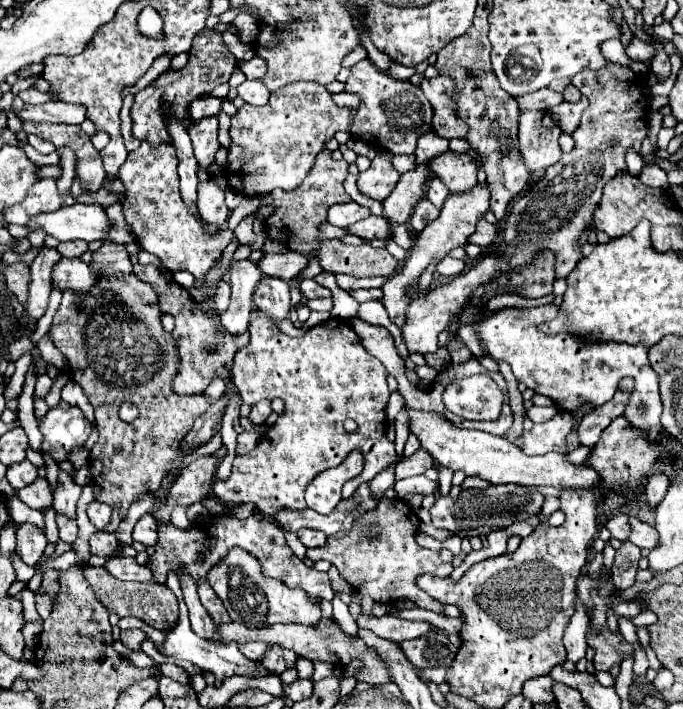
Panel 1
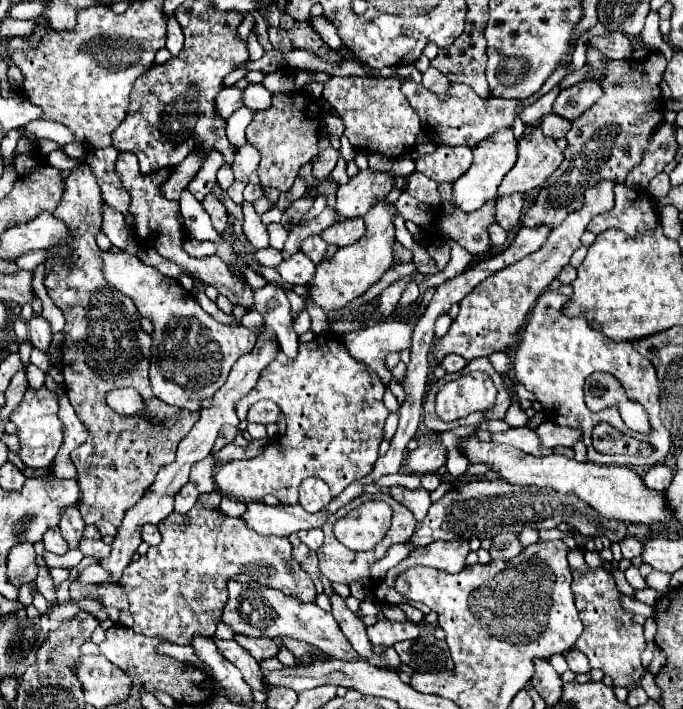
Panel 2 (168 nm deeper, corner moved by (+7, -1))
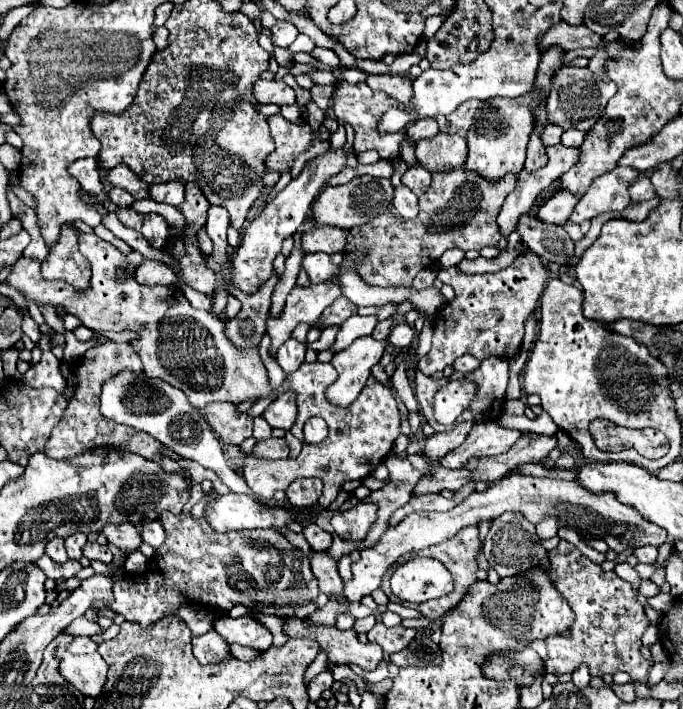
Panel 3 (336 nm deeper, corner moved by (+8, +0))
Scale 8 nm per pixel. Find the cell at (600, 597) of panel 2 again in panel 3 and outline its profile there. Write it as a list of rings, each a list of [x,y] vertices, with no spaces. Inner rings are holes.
[[[560,540],[560,544],[548,552],[548,560],[552,584],[566,598],[576,620],[568,628],[568,634],[552,634],[552,638],[546,638],[546,672],[560,676],[586,664],[592,676],[616,674],[620,670],[630,674],[632,682],[646,682],[652,664],[640,654],[640,646],[650,620],[646,618],[642,604],[636,600],[638,592],[614,572],[604,572],[598,564],[590,562],[566,540]]]

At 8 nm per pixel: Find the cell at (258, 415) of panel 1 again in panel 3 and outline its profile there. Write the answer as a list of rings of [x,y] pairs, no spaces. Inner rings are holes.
[[[292,392],[282,394],[278,400],[274,400],[266,408],[266,412],[262,416],[272,428],[290,430],[296,422],[296,394],[292,394]]]

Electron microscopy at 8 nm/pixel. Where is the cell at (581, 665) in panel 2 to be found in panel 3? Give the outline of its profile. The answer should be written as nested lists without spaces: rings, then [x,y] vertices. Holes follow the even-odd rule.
[[[578,666],[574,672],[572,672],[572,682],[578,686],[578,688],[584,688],[590,684],[590,672],[588,672],[588,666]]]

